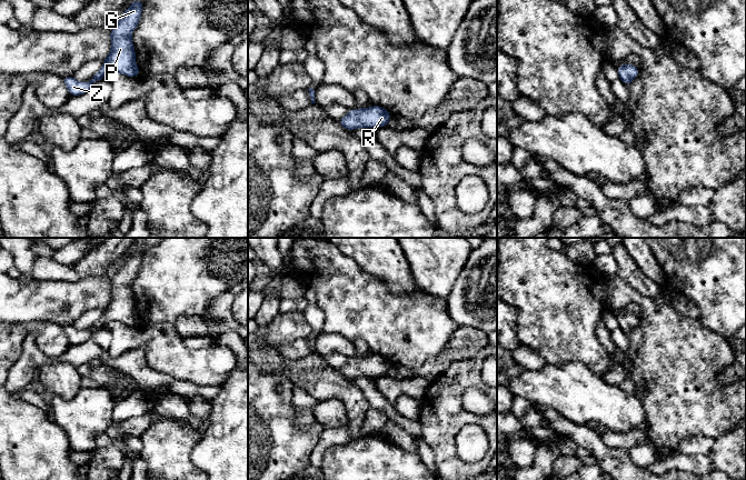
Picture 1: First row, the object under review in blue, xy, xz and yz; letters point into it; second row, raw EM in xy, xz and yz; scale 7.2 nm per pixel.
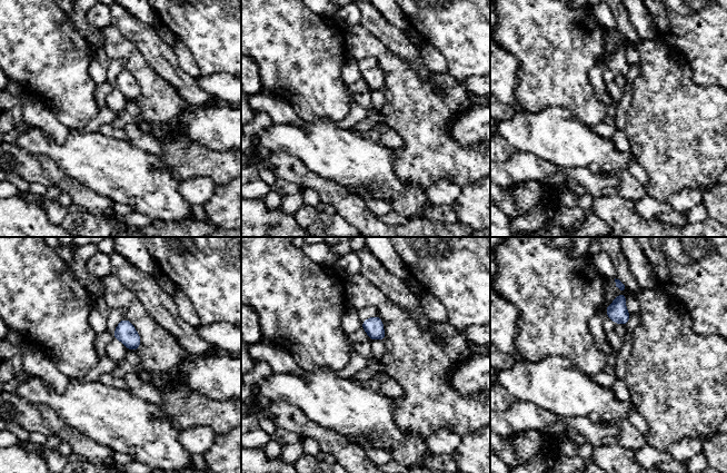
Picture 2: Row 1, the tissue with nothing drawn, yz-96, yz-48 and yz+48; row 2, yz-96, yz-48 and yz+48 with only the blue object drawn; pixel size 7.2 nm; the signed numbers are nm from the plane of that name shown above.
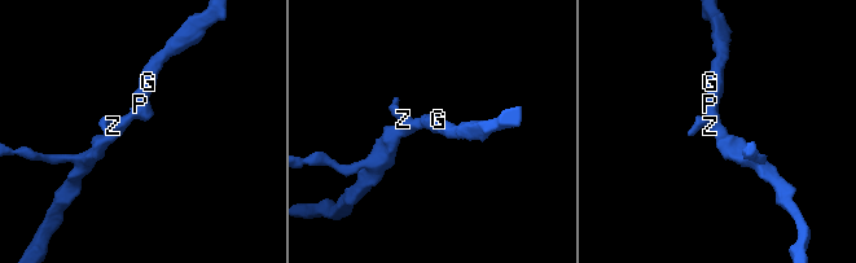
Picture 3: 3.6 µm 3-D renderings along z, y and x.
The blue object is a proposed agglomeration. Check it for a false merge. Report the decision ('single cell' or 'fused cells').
single cell

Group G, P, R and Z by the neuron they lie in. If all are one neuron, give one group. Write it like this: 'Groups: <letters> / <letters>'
Groups: G P R Z

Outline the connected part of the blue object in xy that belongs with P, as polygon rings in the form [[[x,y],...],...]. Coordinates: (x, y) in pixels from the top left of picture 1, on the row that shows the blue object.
[[[132,0],[131,7],[123,11],[122,17],[110,30],[111,50],[103,60],[102,69],[96,72],[90,82],[79,82],[73,77],[62,78],[70,96],[79,96],[90,90],[91,86],[105,79],[106,73],[119,72],[127,77],[137,77],[140,73],[136,66],[135,46],[131,42],[131,34],[139,24],[143,2]]]

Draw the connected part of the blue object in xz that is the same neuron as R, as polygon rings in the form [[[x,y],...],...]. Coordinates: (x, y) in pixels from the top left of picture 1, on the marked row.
[[[379,106],[349,110],[341,119],[337,120],[345,129],[386,127],[390,119],[390,112]]]

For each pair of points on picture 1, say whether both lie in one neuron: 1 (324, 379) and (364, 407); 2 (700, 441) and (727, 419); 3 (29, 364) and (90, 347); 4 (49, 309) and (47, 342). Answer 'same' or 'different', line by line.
1: same
2: different
3: same
4: different

